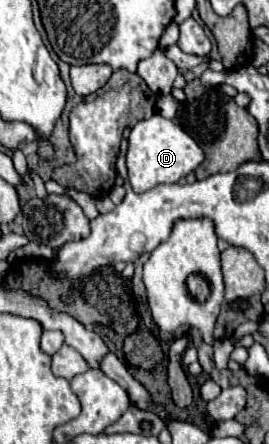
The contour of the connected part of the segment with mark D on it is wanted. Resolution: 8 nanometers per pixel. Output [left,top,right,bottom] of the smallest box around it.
[127,114,203,192]

